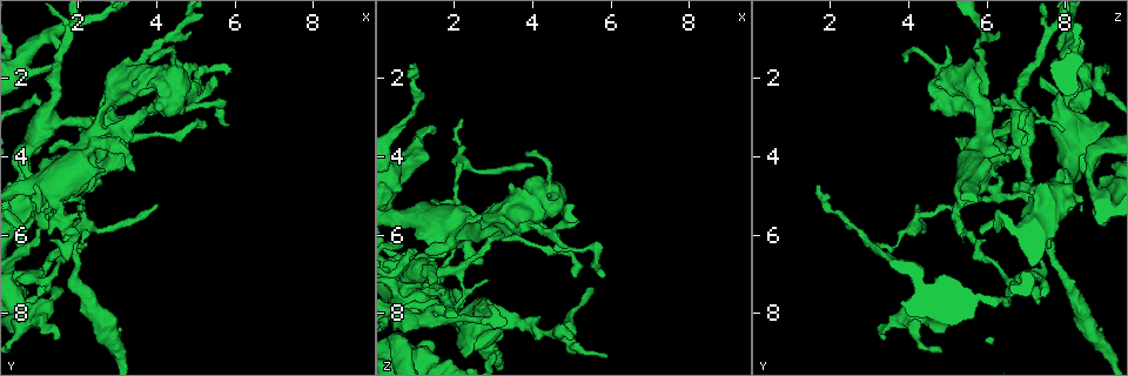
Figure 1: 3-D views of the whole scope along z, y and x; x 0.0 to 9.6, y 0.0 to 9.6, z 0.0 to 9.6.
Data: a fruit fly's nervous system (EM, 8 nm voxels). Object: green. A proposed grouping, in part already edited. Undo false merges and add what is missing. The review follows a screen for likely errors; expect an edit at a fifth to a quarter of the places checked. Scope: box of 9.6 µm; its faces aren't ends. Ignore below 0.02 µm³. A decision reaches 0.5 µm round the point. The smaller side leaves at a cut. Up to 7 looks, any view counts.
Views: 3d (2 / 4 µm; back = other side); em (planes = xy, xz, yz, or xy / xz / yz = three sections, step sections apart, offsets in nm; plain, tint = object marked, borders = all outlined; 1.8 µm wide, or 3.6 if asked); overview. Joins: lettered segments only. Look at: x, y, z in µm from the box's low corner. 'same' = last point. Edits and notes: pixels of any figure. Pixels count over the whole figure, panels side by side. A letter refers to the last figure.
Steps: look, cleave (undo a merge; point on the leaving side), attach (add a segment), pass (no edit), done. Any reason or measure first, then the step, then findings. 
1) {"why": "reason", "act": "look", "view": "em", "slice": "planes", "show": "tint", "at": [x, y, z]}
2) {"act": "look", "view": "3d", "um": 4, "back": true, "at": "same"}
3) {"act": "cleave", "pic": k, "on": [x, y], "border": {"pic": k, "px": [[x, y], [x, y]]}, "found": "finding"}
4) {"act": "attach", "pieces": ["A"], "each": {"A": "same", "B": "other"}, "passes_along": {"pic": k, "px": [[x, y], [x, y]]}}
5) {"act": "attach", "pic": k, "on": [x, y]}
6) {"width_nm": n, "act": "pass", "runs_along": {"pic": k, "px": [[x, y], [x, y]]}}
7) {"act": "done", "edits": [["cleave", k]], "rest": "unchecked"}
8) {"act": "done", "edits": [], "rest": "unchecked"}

{"act": "look", "view": "3d", "um": 4, "back": true, "at": [0.55, 1.75, 7.95]}

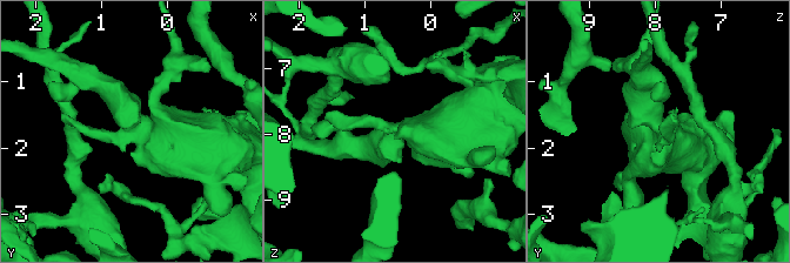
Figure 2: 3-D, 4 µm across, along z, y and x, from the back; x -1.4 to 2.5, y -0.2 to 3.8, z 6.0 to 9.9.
{"act": "look", "view": "em", "slice": "planes", "show": "borders", "at": [0.60, 1.70, 7.95]}

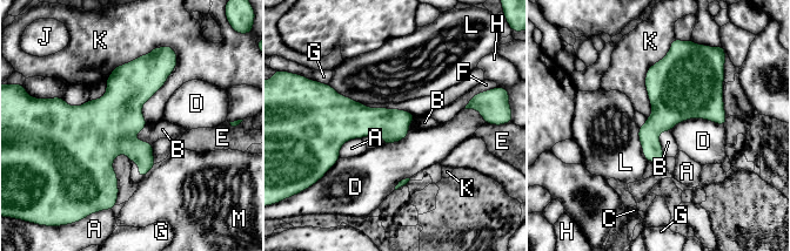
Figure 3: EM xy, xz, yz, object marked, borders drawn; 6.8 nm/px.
{"longest_contact_nm": ["K", 550], "act": "pass", "each": {"A": "other", "B": "other", "C": "other", "D": "other", "E": "other", "F": "other", "G": "other", "H": "other", "J": "other", "K": "other", "L": "other", "M": "other"}, "border": {"pic": 3, "px": [[147, 123], [139, 133], [129, 136]]}, "found": "all the same neuron"}

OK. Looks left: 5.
{"why": "closes a loop", "act": "look", "view": "em", "slice": "planes", "show": "borders", "at": [1.70, 3.20, 7.00]}

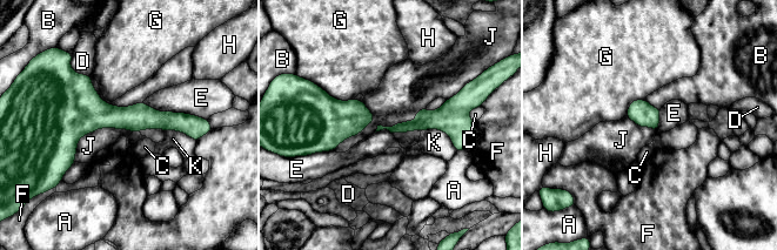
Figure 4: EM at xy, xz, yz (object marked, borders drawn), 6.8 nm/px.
{"act": "pass", "each": {"A": "other", "B": "other", "C": "other", "D": "other", "E": "other", "F": "other", "G": "other", "H": "other", "J": "other", "K": "other"}, "border": {"pic": 4, "px": [[132, 130], [85, 134], [74, 161]]}, "found": "one neuron here"}

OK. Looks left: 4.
{"why": "three arms meet", "act": "look", "view": "3d", "um": 4, "at": [1.65, 5.75, 5.25]}

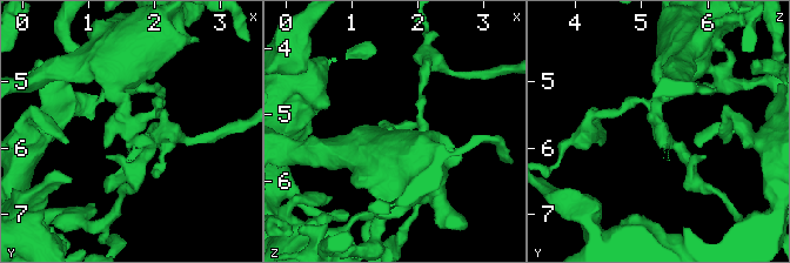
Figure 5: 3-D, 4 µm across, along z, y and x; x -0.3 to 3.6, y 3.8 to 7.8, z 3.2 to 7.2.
{"arms": 3, "act": "look", "view": "em", "slice": "planes", "show": "borders", "at": [1.65, 5.70, 5.30]}

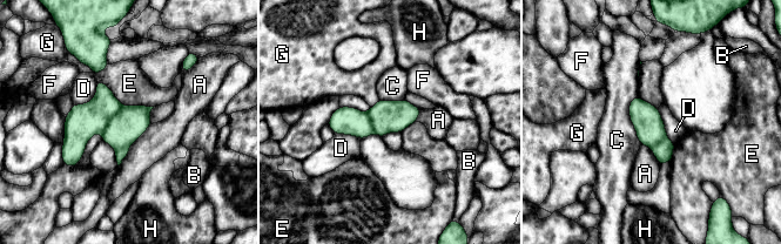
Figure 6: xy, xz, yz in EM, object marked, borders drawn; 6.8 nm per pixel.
{"longest_contact_nm": ["E", 440], "act": "cleave", "pic": 6, "on": [129, 122], "each": {"A": "other", "B": "other", "C": "other", "D": "other", "E": "other", "F": "other", "G": "other", "H": "other"}, "border": {"pic": 6, "px": [[122, 106], [101, 133]]}, "found": "a second neuron is stuck on"}

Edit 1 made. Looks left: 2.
{"act": "done", "edits": [["cleave", 6]], "rest": "unchecked"}

